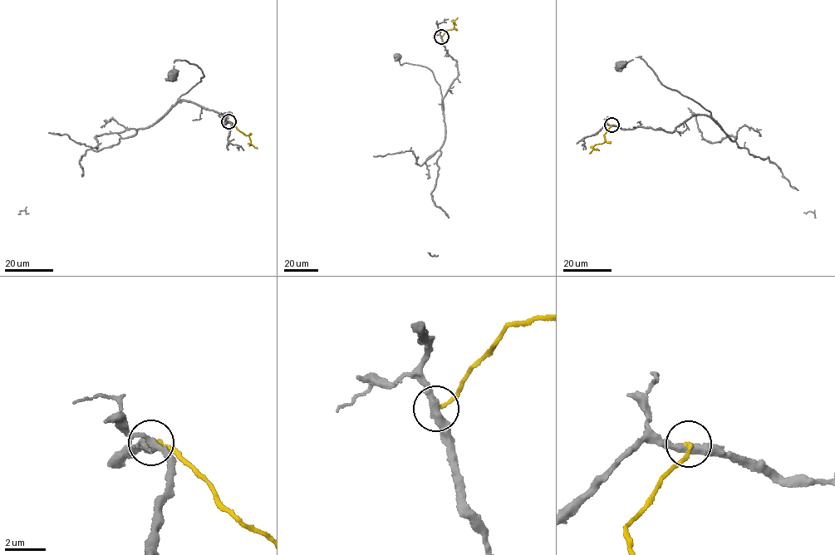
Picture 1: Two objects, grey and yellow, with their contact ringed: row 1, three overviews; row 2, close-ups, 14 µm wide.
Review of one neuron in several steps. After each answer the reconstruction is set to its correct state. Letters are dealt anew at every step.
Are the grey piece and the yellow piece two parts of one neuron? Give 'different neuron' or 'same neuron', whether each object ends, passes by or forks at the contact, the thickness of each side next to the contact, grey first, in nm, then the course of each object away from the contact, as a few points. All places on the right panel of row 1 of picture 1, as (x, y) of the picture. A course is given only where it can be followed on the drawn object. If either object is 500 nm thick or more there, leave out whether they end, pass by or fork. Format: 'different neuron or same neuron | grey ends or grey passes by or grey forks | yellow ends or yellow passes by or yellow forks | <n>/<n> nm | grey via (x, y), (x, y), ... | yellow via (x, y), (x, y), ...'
different neuron | grey passes by | yellow ends | 400/200 nm | grey via (611, 125), (669, 132), (695, 115), (710, 115), (697, 102), (666, 86), (640, 56), (620, 64) | yellow via (611, 125), (604, 134), (605, 141), (596, 144), (589, 154)

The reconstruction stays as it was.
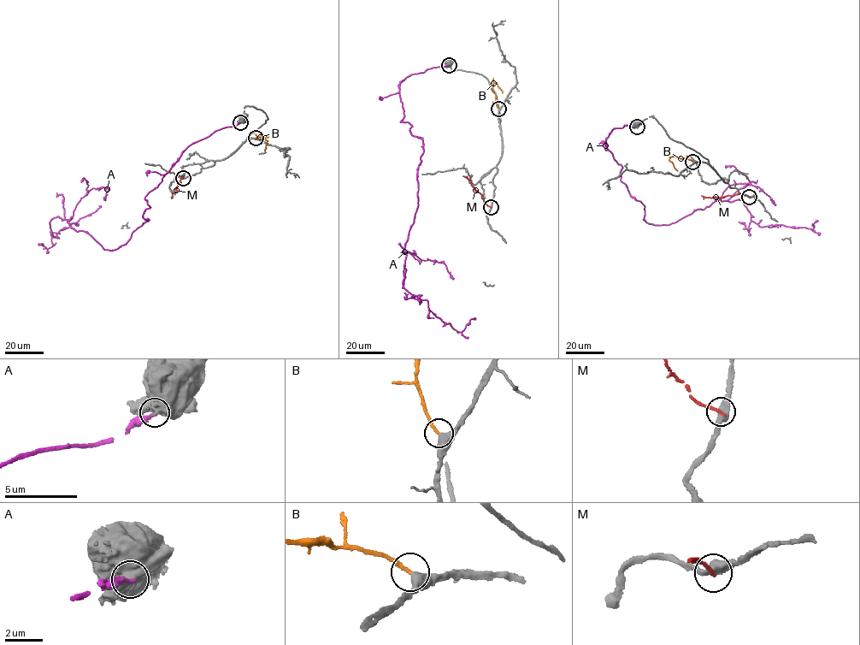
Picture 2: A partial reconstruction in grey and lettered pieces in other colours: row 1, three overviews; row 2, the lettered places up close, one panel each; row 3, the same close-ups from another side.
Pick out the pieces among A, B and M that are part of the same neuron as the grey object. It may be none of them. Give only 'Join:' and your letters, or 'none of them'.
Join: B

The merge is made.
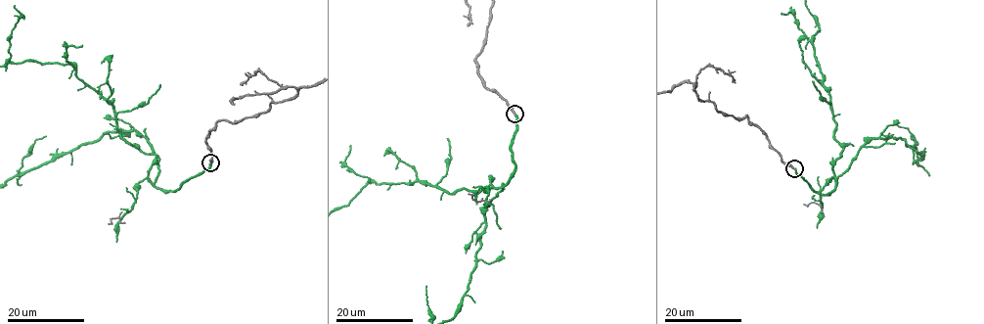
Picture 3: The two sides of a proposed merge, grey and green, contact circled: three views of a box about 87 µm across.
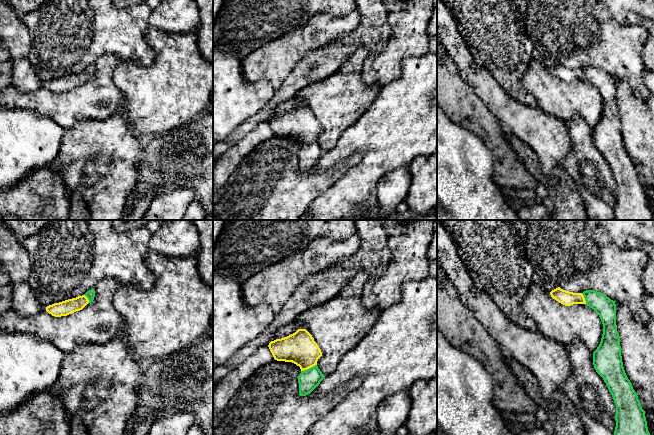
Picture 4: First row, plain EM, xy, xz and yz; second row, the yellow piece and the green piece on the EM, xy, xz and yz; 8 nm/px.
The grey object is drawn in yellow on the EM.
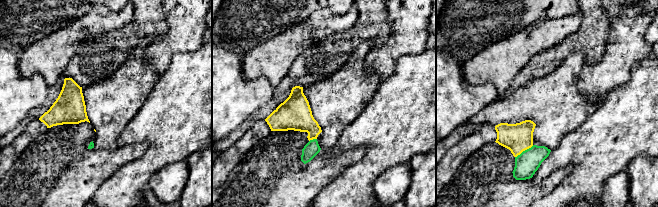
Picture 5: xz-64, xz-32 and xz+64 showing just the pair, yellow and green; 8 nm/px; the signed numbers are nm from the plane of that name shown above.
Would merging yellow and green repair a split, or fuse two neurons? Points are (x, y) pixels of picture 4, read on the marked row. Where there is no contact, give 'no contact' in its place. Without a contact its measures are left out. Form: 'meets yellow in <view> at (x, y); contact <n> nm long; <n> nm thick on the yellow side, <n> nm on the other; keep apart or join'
meets yellow in xz at (308, 368); contact 140 nm long; 260 nm thick on the yellow side, 170 nm on the other; join

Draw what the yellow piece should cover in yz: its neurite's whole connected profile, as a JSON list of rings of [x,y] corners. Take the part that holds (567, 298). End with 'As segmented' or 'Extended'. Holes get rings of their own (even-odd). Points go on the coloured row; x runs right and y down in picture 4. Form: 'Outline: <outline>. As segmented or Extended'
Outline: [[[558,287],[550,295],[565,306],[586,304],[602,321],[603,334],[593,352],[593,365],[608,386],[616,405],[614,435],[650,435],[645,411],[623,367],[615,301],[594,290],[573,293]]]. Extended

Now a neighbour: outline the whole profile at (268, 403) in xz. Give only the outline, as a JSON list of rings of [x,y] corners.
[[[274,360],[260,367],[213,418],[213,435],[307,435],[313,425],[363,382],[361,377],[353,377],[326,394],[320,394],[317,386],[310,394],[300,396],[300,373],[300,367],[292,362]]]

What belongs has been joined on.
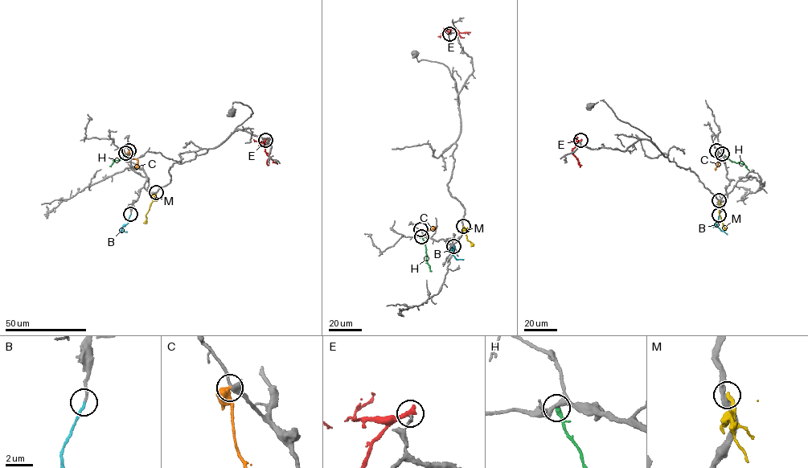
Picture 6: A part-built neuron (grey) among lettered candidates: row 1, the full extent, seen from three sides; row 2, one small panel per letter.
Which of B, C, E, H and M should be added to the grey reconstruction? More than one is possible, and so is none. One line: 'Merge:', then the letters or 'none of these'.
Merge: B

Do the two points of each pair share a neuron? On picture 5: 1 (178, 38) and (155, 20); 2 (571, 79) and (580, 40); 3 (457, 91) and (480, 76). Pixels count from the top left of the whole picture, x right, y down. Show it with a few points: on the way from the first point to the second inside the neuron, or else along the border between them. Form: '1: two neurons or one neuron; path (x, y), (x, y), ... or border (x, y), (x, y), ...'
1: two neurons; border (166, 10), (166, 30), (152, 39)
2: two neurons; border (571, 54), (554, 70)
3: two neurons; border (461, 64), (463, 78), (467, 82), (492, 84)

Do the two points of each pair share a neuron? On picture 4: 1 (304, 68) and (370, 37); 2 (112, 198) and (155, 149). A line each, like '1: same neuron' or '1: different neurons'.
1: same neuron
2: different neurons

